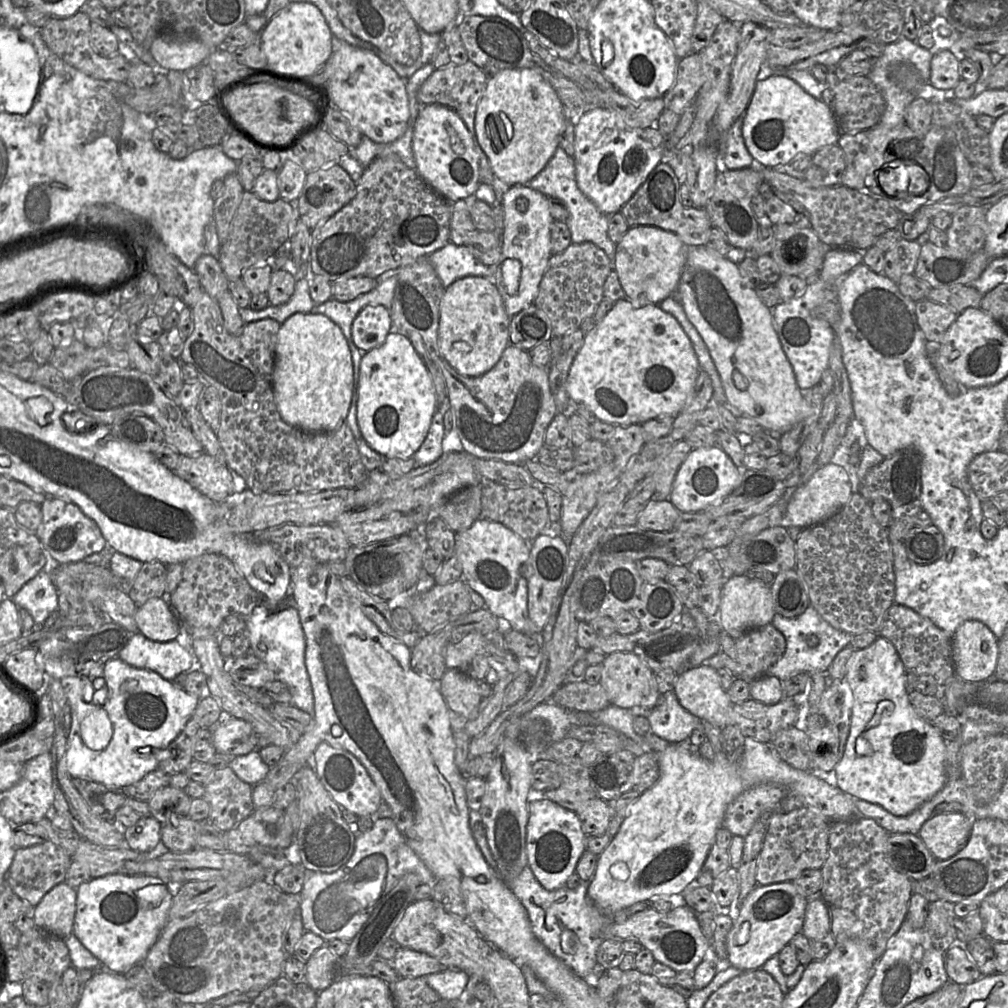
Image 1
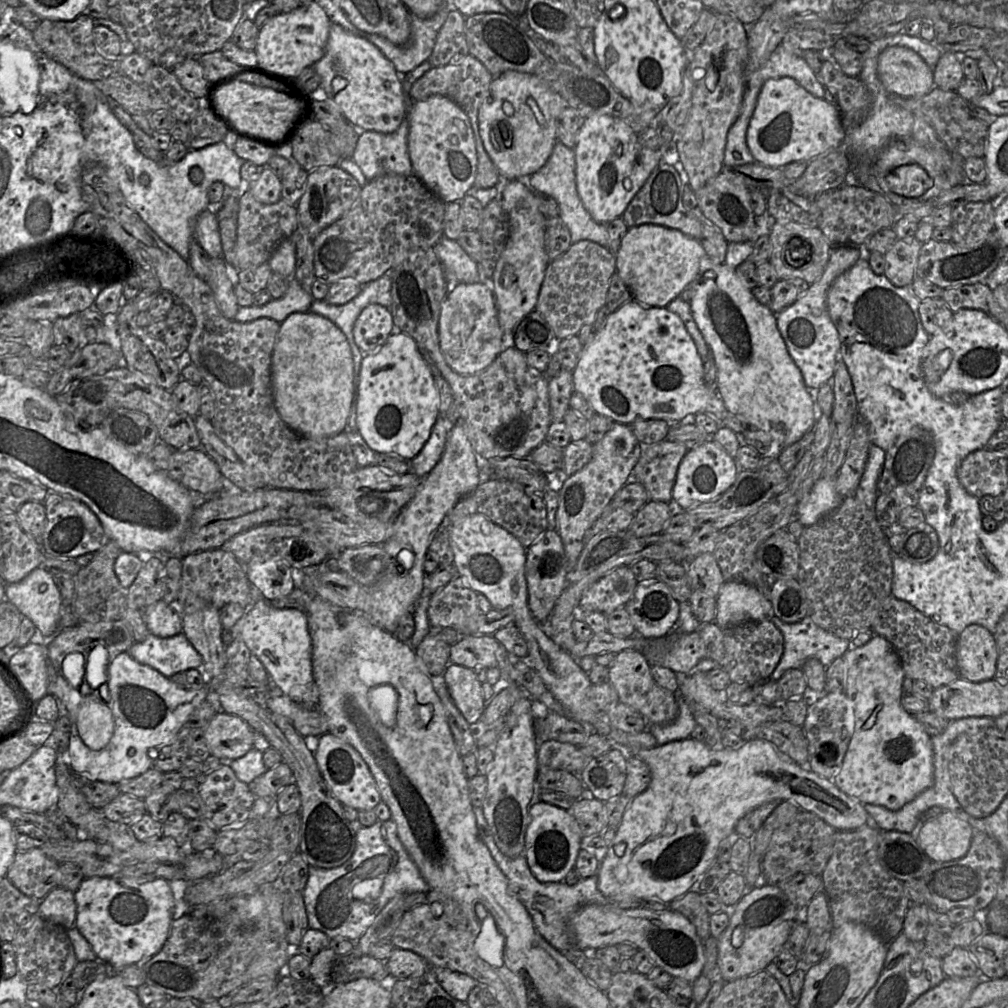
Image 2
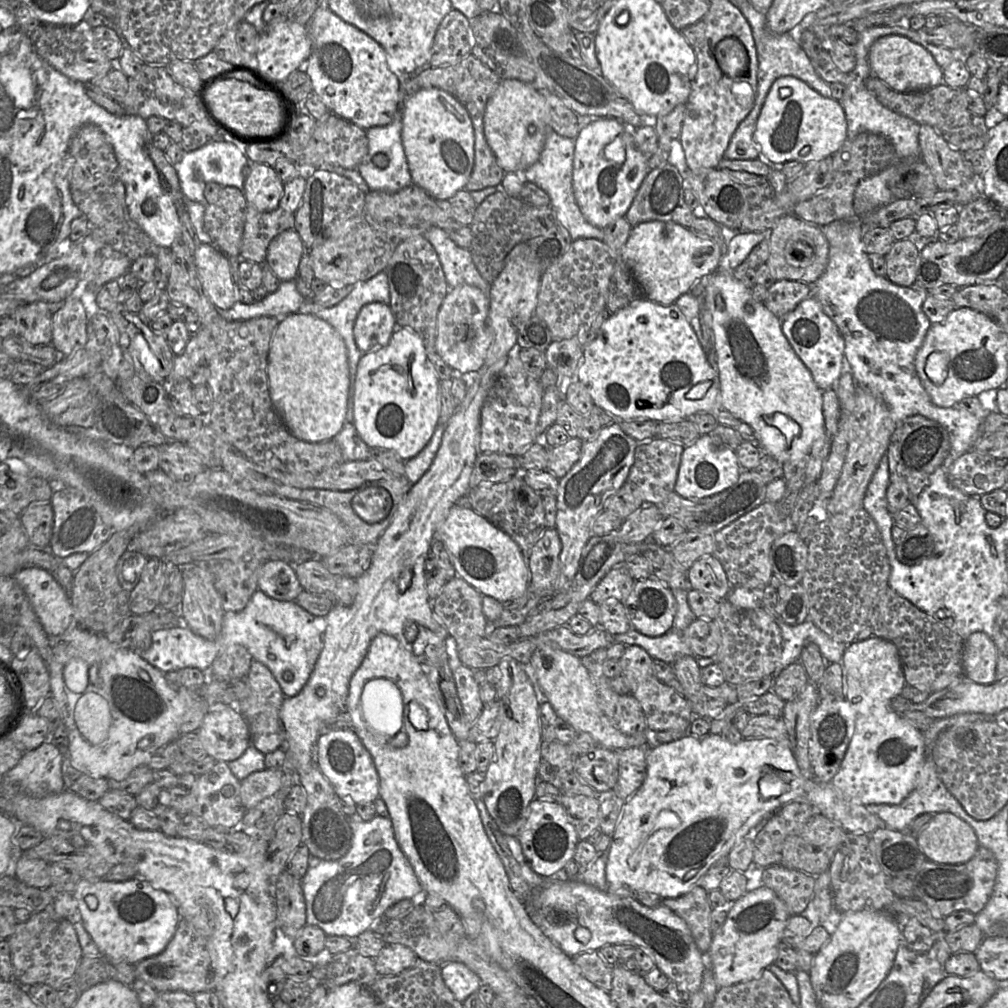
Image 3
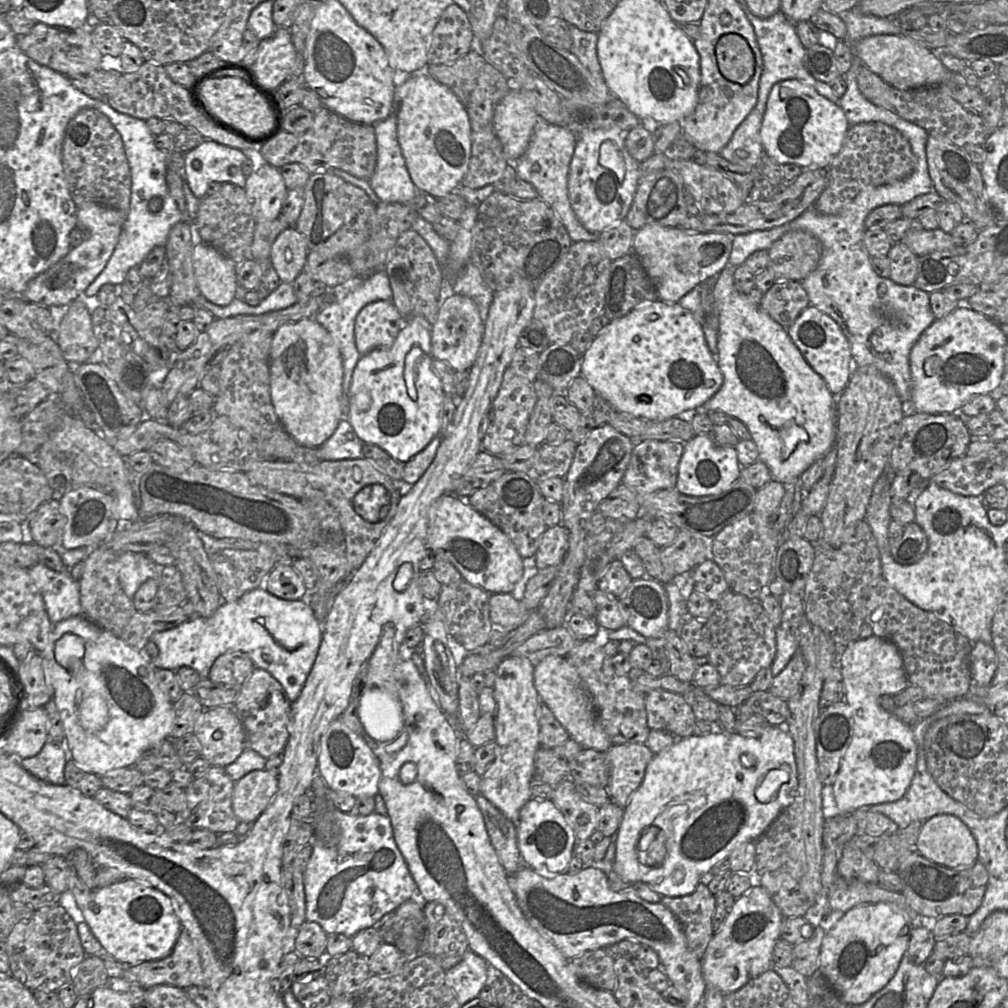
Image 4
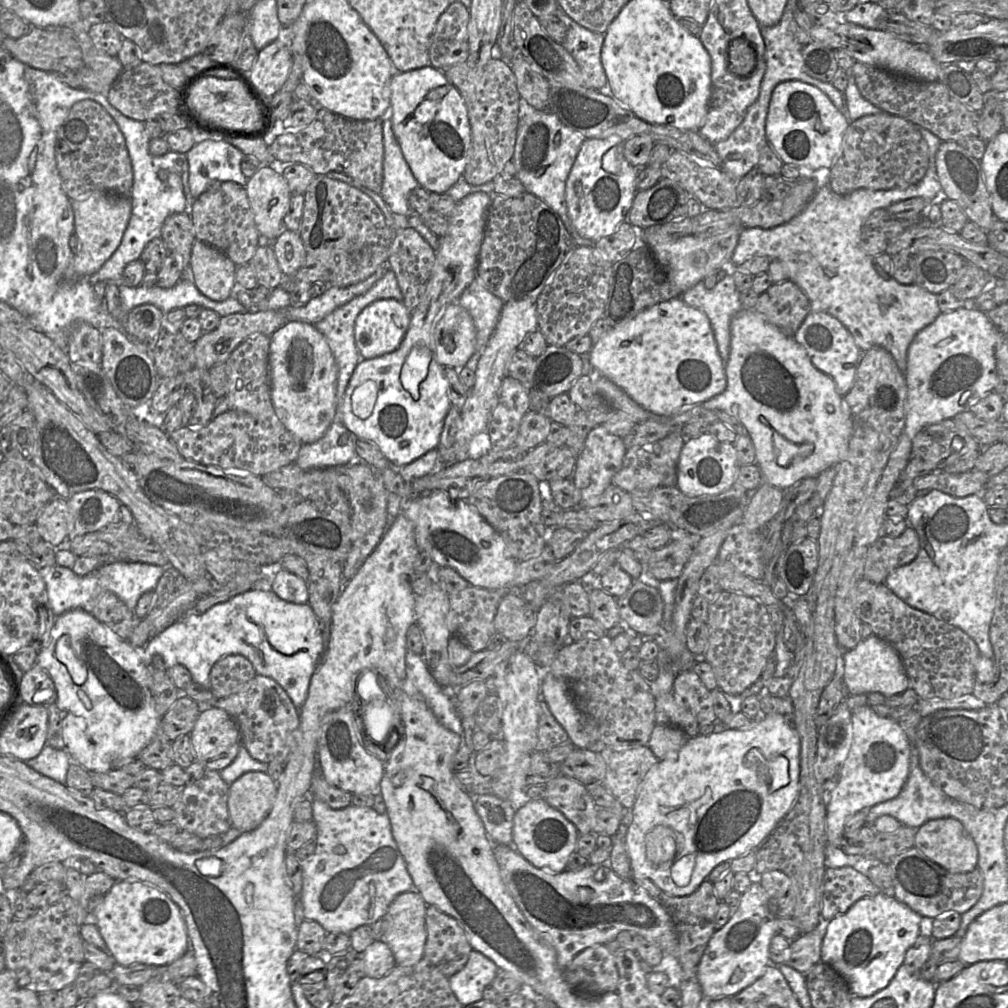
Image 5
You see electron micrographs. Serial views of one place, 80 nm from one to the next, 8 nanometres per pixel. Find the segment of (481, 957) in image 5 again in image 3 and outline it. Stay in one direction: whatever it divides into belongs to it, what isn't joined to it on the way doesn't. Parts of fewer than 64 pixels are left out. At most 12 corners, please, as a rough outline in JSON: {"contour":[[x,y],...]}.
{"contour":[[460,962],[444,964],[446,986],[461,1003],[477,992],[479,976]]}

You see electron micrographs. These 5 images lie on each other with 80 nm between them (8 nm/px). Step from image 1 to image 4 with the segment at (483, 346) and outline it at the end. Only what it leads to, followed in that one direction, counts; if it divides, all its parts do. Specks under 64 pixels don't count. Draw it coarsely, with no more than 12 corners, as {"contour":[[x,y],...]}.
{"contour":[[470,297],[446,298],[432,326],[434,359],[470,370],[485,322]]}

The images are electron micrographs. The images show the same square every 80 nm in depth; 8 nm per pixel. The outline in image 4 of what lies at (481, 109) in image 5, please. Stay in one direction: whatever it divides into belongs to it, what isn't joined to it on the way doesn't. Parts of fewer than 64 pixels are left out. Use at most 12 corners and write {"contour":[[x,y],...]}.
{"contour":[[469,51],[428,65],[465,107],[471,157],[462,184],[498,184],[508,165],[493,127],[511,89],[488,60]]}

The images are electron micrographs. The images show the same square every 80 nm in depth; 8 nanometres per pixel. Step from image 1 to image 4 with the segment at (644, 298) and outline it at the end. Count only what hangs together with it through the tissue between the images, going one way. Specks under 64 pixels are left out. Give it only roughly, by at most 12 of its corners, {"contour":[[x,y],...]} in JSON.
{"contour":[[658,224],[632,252],[677,303],[727,265],[735,235]]}

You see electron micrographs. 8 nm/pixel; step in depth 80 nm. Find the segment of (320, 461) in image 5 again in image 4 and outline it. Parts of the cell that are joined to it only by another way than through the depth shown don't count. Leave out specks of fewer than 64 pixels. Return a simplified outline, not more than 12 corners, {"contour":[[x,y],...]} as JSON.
{"contour":[[342,419],[317,448],[321,461],[364,458],[363,444]]}

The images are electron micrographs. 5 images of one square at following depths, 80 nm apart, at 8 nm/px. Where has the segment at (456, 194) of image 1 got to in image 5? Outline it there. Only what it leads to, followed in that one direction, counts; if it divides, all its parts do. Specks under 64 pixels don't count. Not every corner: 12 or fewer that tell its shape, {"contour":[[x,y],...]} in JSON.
{"contour":[[428,65],[390,81],[392,129],[419,185],[470,157],[466,104]]}

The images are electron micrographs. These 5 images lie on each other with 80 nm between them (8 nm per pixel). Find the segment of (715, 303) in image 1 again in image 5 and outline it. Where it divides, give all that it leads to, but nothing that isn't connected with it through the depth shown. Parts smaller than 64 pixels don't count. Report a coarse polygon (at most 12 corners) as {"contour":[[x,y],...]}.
{"contour":[[730,323],[726,388],[784,491],[847,455],[850,410],[792,336]]}

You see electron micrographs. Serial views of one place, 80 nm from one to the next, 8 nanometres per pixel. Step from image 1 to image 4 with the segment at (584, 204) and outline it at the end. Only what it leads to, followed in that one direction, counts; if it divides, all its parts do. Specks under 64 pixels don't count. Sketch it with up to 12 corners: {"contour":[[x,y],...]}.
{"contour":[[539,119],[517,179],[532,184],[572,242],[600,233],[572,209],[568,176],[577,135]]}

